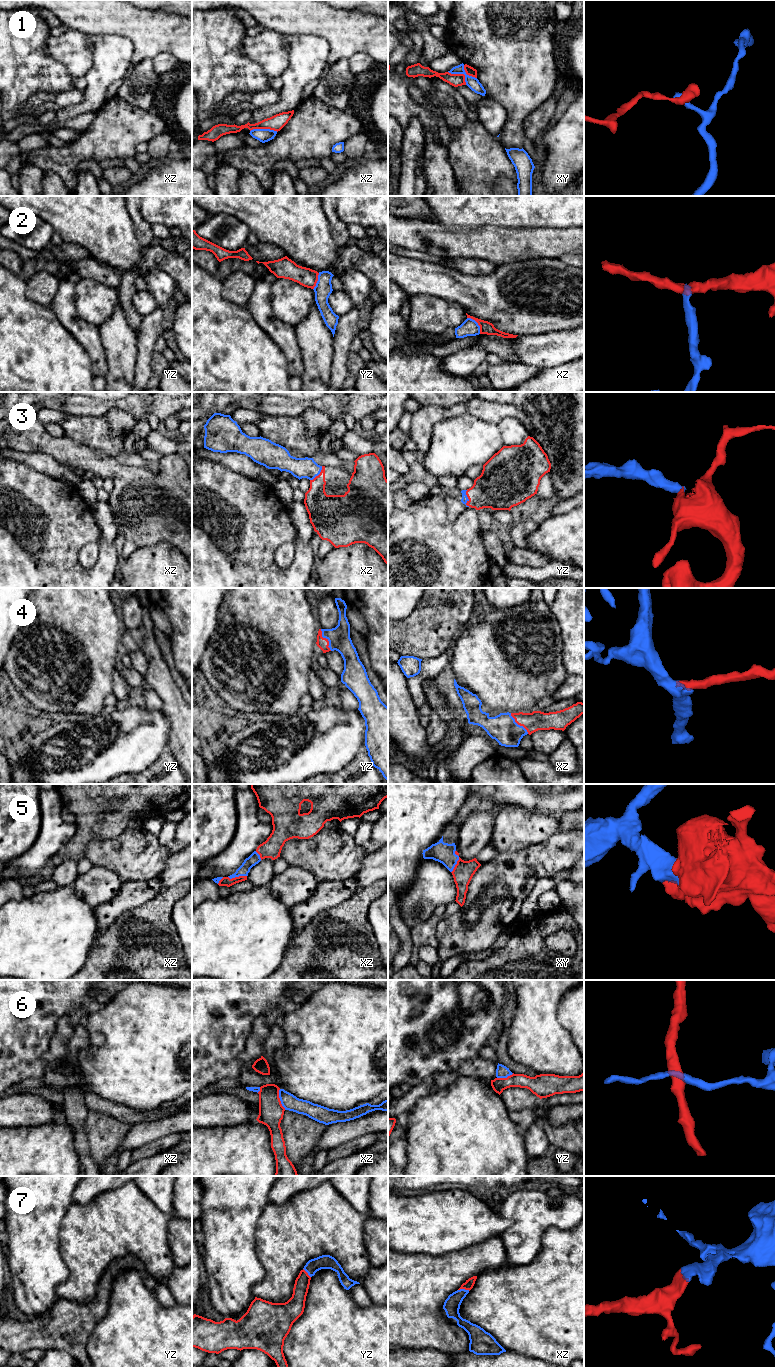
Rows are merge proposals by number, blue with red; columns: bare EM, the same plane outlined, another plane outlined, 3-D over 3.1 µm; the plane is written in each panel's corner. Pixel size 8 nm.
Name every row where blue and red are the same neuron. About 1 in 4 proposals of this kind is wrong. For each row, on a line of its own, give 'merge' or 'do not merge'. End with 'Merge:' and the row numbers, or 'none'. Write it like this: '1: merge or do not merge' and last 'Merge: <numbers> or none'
1: do not merge
2: do not merge
3: merge
4: merge
5: merge
6: do not merge
7: merge
Merge: 3, 4, 5, 7

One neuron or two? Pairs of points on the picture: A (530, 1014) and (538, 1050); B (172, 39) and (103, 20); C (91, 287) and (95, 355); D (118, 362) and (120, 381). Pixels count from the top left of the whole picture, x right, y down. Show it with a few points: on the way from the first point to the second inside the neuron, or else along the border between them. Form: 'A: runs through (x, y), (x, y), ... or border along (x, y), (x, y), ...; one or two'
A: runs through (535, 1023), (535, 1037), (538, 1041); one
B: runs through (155, 32), (151, 32), (138, 24), (120, 20); one
C: border along (75, 308), (82, 319), (94, 323), (98, 327); two
D: runs through (120, 367), (120, 376); one

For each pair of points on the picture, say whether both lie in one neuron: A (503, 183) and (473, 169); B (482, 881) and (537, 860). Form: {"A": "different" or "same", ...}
{"A": "different", "B": "same"}

